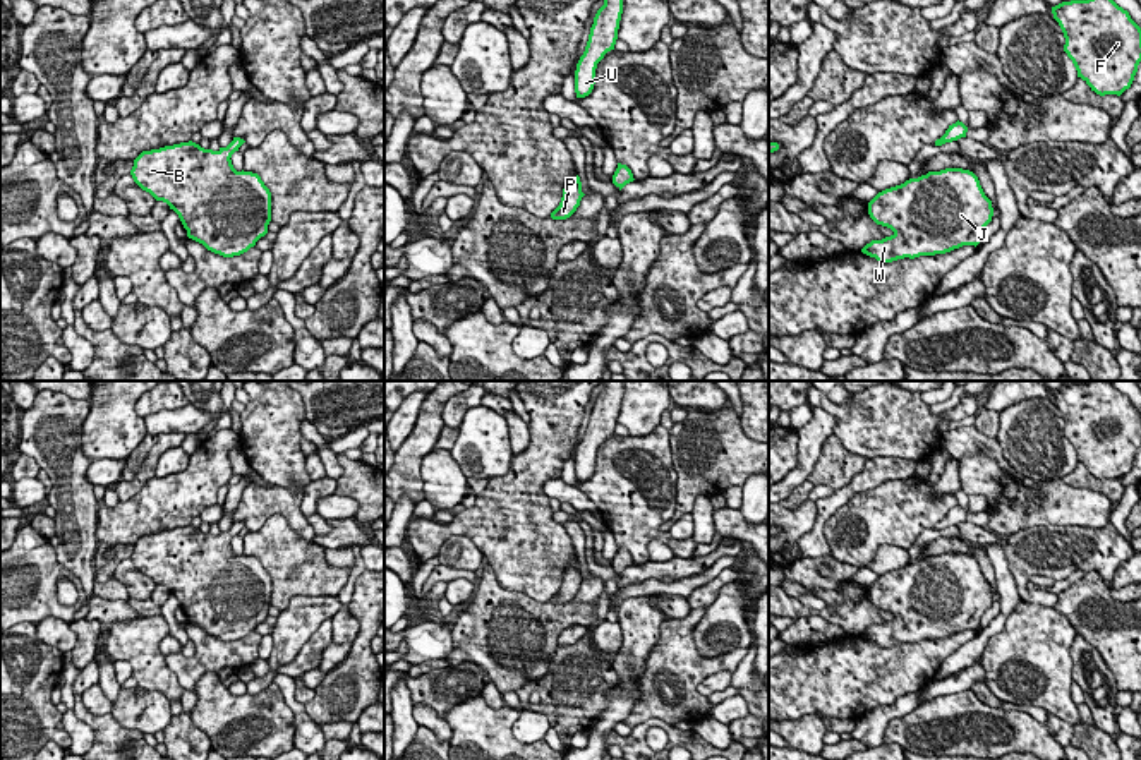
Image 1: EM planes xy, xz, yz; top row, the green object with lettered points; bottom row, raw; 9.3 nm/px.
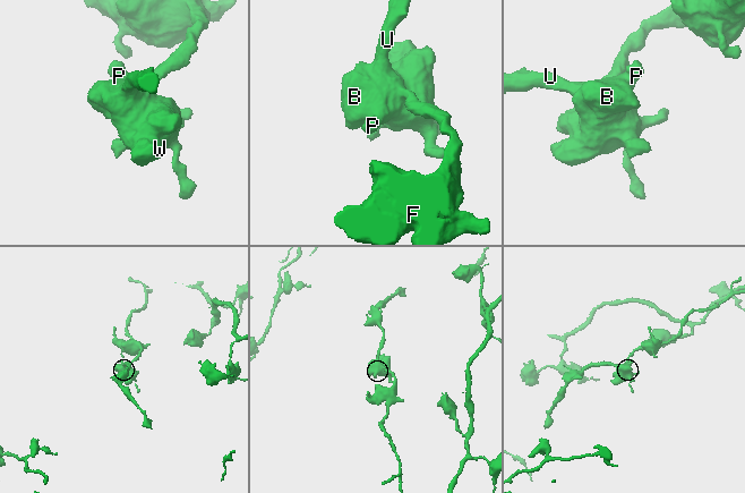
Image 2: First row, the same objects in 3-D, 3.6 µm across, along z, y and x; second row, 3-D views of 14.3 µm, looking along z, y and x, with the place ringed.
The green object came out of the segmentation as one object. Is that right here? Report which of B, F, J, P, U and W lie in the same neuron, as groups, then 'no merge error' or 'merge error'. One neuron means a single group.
B F J P U W | no merge error

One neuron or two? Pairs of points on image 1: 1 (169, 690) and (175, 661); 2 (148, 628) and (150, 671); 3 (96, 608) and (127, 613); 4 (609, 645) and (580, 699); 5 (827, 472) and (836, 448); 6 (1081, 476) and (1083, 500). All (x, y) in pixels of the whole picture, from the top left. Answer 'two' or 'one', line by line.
1: two
2: one
3: one
4: two
5: one
6: two

